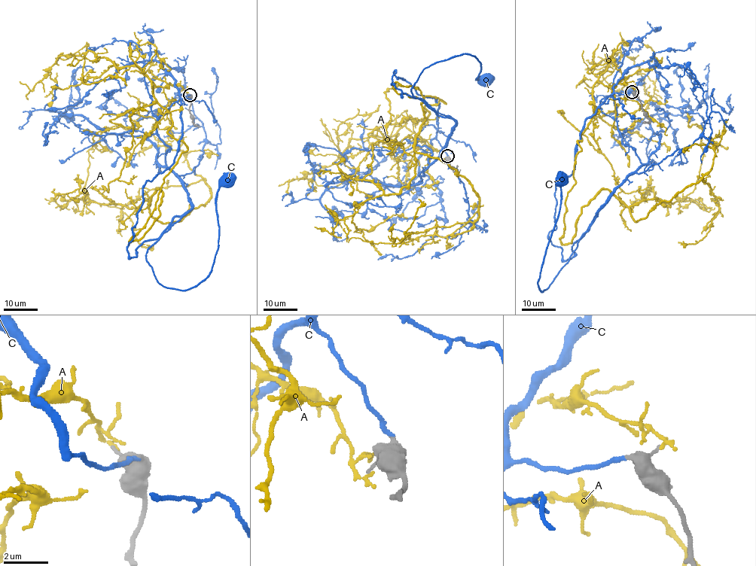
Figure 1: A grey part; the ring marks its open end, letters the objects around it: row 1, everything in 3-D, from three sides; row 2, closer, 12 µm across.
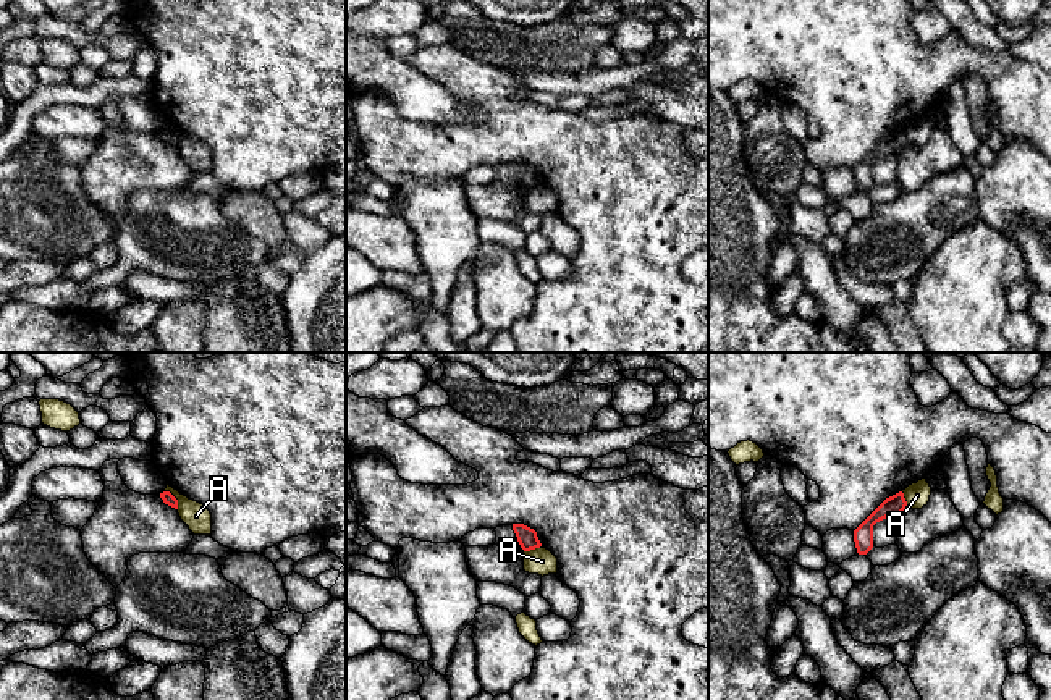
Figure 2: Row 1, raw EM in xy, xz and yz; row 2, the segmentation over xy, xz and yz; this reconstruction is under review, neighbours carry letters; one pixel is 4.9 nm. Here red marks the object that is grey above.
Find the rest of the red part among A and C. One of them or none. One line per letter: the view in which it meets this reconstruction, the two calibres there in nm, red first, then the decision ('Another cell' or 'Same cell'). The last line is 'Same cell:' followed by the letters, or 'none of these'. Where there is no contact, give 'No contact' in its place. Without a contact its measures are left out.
A: Touches red in xy. Thickness 60 nm (red) against 140 nm. Another cell
C: No contact. Same cell
Same cell: C

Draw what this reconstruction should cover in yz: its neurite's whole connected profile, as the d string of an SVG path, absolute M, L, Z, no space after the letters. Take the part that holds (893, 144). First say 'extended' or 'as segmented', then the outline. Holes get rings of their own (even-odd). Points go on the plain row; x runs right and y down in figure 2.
as segmented; M904 131L886 136L855 168L854 179L859 192L873 186L873 163L886 155L897 155L907 144Z

